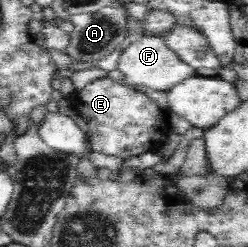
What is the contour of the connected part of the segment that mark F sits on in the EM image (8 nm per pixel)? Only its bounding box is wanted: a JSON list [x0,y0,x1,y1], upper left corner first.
[116,34,196,92]

